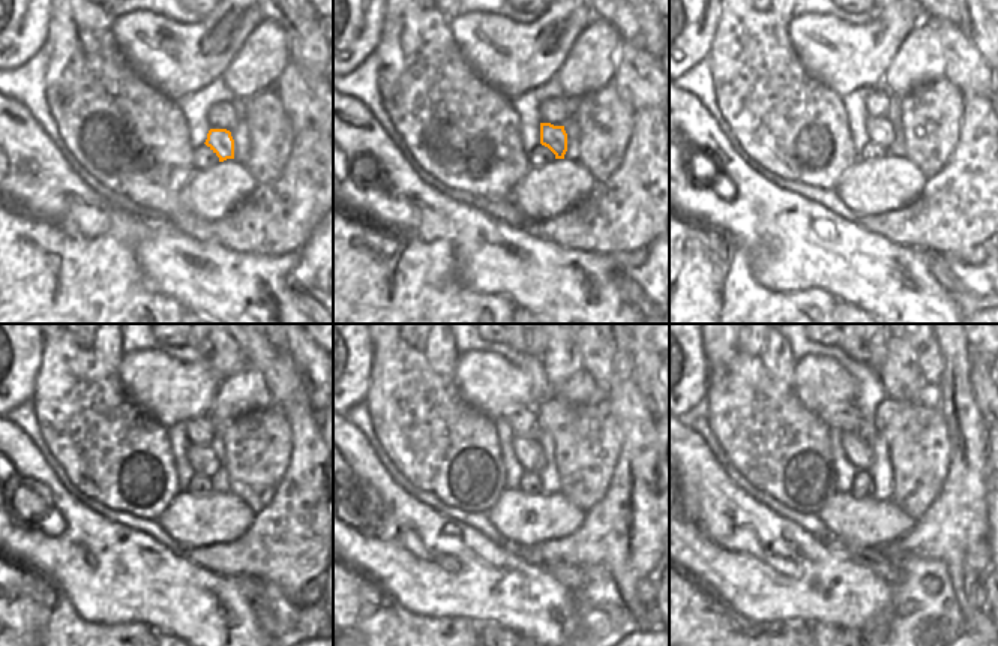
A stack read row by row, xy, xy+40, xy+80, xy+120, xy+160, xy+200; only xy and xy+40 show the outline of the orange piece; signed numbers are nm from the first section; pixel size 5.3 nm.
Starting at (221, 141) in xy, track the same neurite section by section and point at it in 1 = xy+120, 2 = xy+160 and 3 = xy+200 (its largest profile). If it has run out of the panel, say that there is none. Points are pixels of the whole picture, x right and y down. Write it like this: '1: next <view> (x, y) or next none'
1: next xy+120 (203, 460)
2: next xy+160 (529, 453)
3: next xy+200 (860, 453)

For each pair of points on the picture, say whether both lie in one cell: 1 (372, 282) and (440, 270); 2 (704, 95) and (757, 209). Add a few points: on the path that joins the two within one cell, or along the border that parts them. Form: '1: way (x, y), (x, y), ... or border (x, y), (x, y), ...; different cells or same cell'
1: way (386, 300), (393, 303), (422, 276); same cell
2: border (700, 101), (731, 144); different cells

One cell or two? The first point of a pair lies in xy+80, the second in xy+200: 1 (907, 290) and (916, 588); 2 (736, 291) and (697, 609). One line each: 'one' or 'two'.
1: two
2: one

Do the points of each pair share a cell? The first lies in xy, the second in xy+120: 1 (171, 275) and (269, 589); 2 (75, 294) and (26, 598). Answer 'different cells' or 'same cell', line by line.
1: different cells
2: same cell

